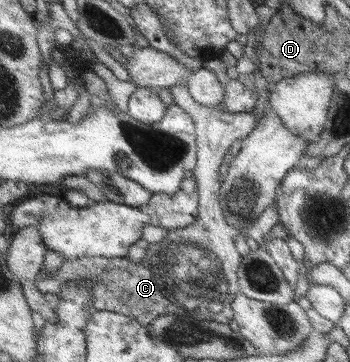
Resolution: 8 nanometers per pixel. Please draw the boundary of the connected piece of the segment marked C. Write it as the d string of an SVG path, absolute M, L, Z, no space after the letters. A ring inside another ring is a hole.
M181 83L172 86L173 104L183 108L195 120L198 144L198 165L193 175L198 182L200 213L198 220L182 229L169 230L166 238L149 244L147 257L141 264L134 265L127 257L107 259L84 257L67 259L57 274L38 279L36 285L44 294L54 295L62 290L70 280L91 279L96 282L93 288L94 305L97 311L115 311L137 318L145 326L161 315L177 313L189 314L195 319L217 321L221 324L235 322L235 309L232 302L240 291L238 270L242 257L237 252L235 238L243 234L243 229L231 226L222 209L221 166L223 158L231 146L244 140L258 125L255 112L232 114L217 107L207 107L193 100L188 86Z

